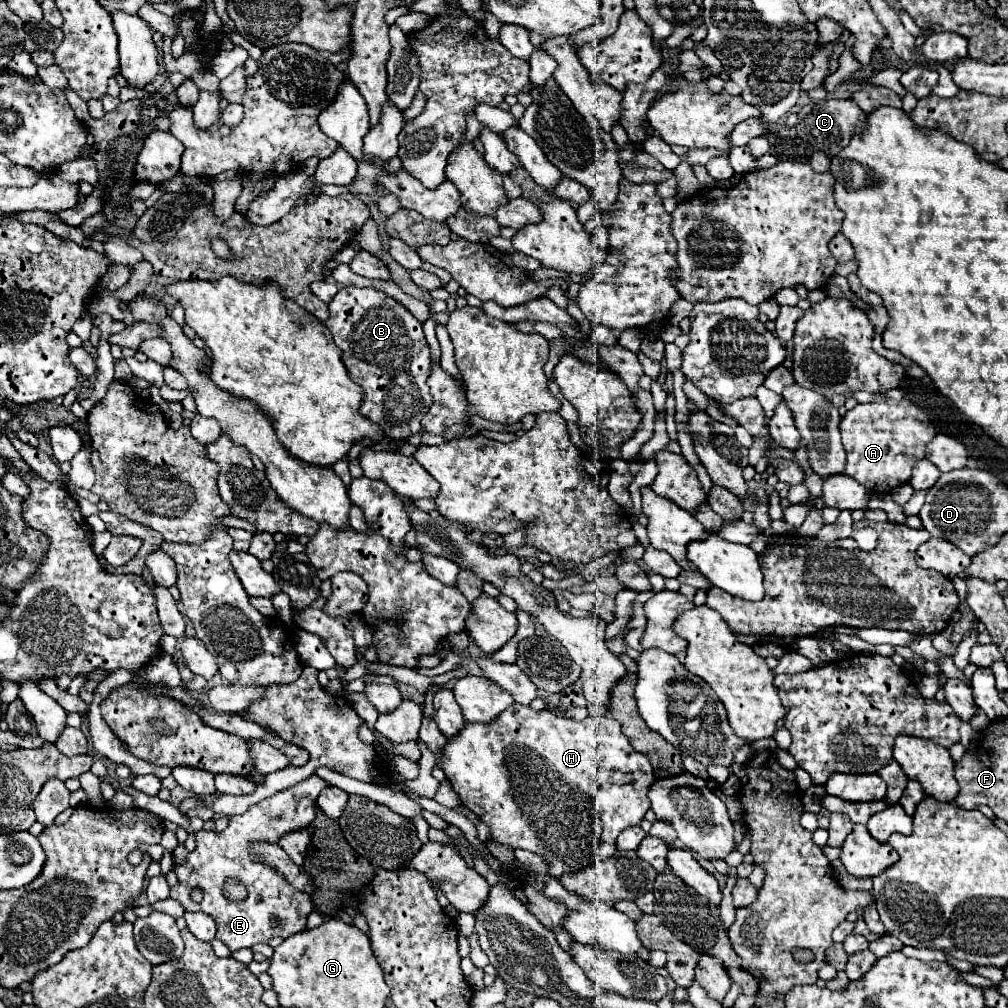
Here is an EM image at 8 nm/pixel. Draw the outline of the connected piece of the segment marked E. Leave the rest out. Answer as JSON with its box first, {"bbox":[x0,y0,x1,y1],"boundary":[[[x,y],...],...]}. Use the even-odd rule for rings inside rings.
{"bbox":[171,775,331,951],"boundary":[[[311,775],[309,779],[263,799],[261,803],[255,803],[247,809],[243,815],[233,815],[229,819],[229,825],[223,833],[213,831],[197,831],[195,833],[195,851],[189,853],[185,865],[173,865],[179,883],[171,887],[171,899],[179,901],[185,911],[203,911],[211,915],[217,923],[217,939],[221,939],[231,951],[253,947],[257,943],[267,943],[271,937],[291,937],[295,933],[301,933],[305,929],[307,917],[313,911],[313,903],[309,903],[309,893],[297,891],[281,875],[277,875],[271,867],[265,867],[263,863],[253,863],[249,845],[253,841],[269,841],[275,843],[277,837],[303,829],[311,825],[315,819],[315,801],[323,787],[329,787],[331,783]],[[227,877],[239,877],[239,881],[249,887],[249,897],[241,903],[231,903],[225,899],[221,887]],[[201,889],[203,899],[195,903],[191,899],[191,891]],[[271,917],[279,919],[279,925],[271,925]]]}

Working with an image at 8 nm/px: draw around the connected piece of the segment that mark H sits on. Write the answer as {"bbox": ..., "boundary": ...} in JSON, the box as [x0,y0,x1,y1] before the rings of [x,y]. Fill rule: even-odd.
{"bbox":[437,703,653,877],"boundary":[[[513,703],[507,711],[503,711],[497,717],[497,723],[489,723],[489,725],[481,725],[481,723],[467,723],[465,729],[461,731],[461,735],[457,735],[457,739],[449,739],[445,749],[443,749],[443,759],[437,761],[437,765],[445,771],[449,783],[453,785],[455,793],[459,795],[461,803],[473,811],[489,829],[491,829],[491,839],[495,843],[513,847],[513,849],[527,849],[533,851],[537,855],[543,857],[543,861],[549,867],[549,875],[553,877],[561,877],[565,873],[577,873],[593,863],[605,861],[609,857],[615,855],[615,839],[617,835],[625,829],[625,827],[633,827],[639,825],[645,819],[645,813],[649,809],[649,799],[647,799],[647,791],[653,785],[653,769],[651,763],[645,755],[637,753],[631,745],[629,739],[623,735],[619,721],[609,719],[609,717],[587,717],[585,721],[573,721],[573,719],[557,719],[549,709],[545,711],[533,711],[531,707],[521,707],[519,703]]]}

